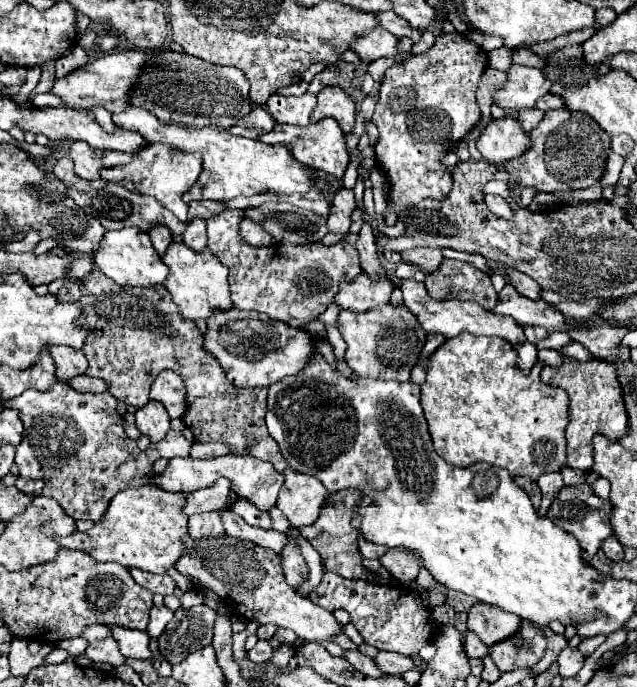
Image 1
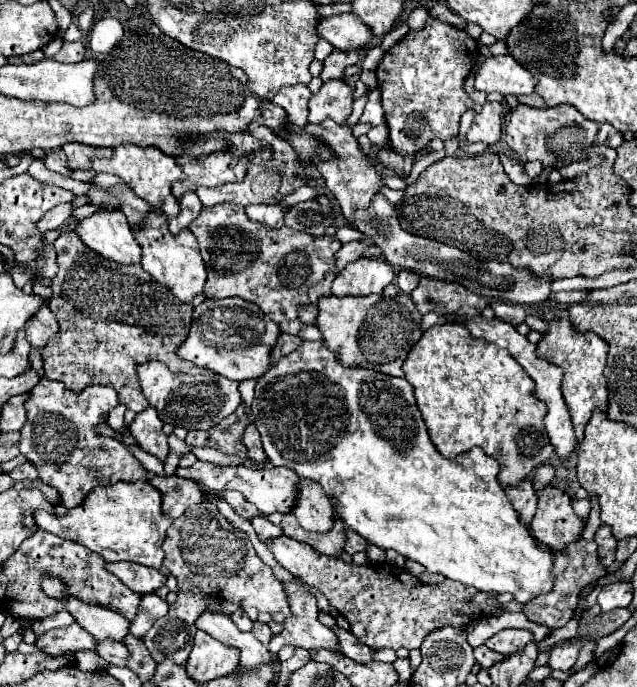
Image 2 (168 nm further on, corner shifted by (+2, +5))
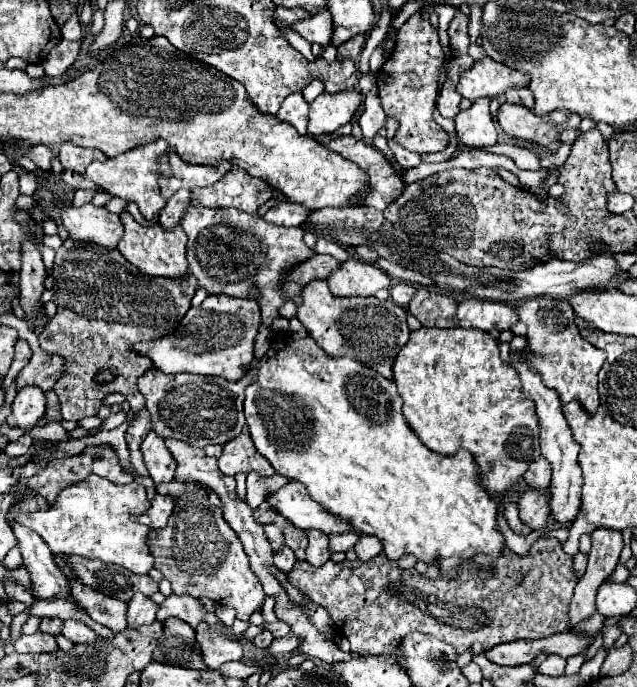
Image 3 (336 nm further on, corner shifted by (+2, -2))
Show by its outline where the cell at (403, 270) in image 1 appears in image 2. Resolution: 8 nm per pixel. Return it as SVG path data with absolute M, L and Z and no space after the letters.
M399 269L399 273L397 273L397 287L399 287L405 295L409 295L409 293L417 287L419 279L421 279L419 273L413 273L413 271L407 271L407 269Z

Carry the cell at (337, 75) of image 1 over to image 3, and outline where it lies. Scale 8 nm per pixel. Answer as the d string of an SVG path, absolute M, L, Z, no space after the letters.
M357 34L357 36L353 36L353 38L347 40L347 42L343 42L343 44L337 48L337 56L339 56L339 58L351 58L351 60L355 60L355 58L361 54L363 44L365 44L365 36L363 36L363 34Z

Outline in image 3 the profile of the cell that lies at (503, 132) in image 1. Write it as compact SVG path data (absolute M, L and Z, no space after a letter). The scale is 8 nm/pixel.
M477 98L469 110L461 110L455 116L455 130L457 138L467 148L495 144L497 130L489 114L489 98Z

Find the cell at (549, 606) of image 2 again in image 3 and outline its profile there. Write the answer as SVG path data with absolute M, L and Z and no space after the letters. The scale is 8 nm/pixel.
M551 536L537 538L527 556L517 556L509 548L505 548L499 558L477 554L475 558L469 558L469 562L457 566L453 572L449 574L441 572L439 578L435 580L419 574L415 568L413 570L399 568L399 564L385 558L383 552L371 558L369 562L357 558L353 562L343 560L339 564L333 564L329 560L321 568L309 566L307 562L297 562L293 572L287 574L287 578L303 596L307 596L309 600L313 600L313 604L323 606L329 612L335 626L351 642L351 652L357 652L359 656L367 654L395 656L397 642L411 632L431 634L443 642L451 642L459 654L471 650L473 656L483 654L503 642L553 636L557 632L569 630L567 612L569 602L573 598L573 588L577 584L577 578L573 574L573 558L567 556L563 552L561 542Z

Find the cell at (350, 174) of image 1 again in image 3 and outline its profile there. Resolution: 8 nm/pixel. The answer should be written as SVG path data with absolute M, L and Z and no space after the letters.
M373 88L373 90L365 96L363 114L359 116L359 126L361 126L363 138L365 138L365 140L371 140L371 138L379 132L379 128L383 128L383 122L385 122L385 112L383 112L383 108L381 108L377 90Z

